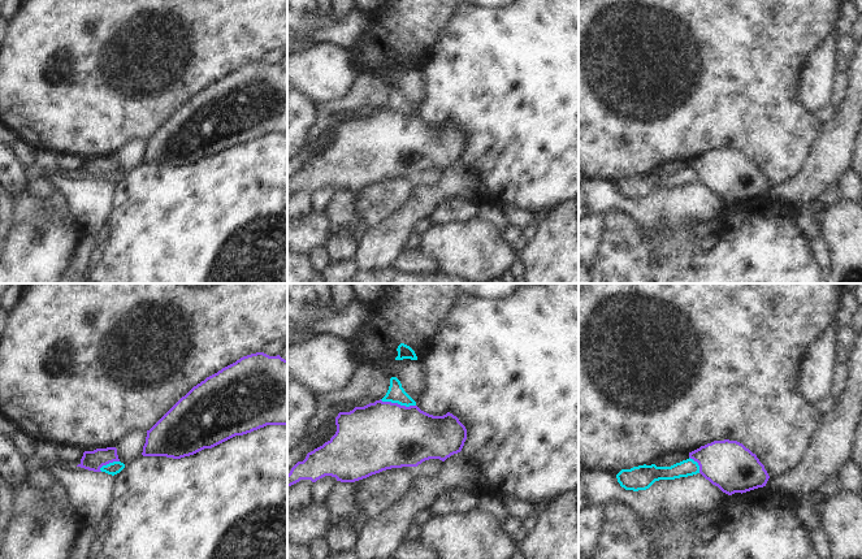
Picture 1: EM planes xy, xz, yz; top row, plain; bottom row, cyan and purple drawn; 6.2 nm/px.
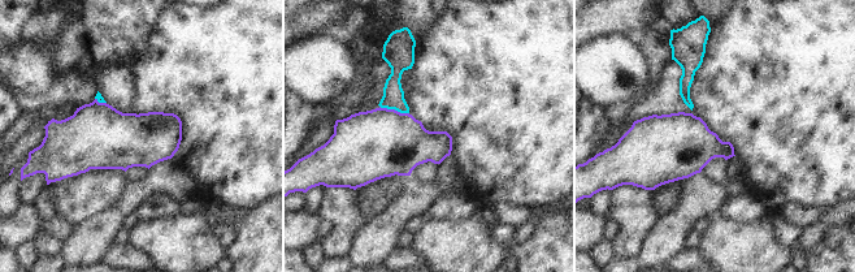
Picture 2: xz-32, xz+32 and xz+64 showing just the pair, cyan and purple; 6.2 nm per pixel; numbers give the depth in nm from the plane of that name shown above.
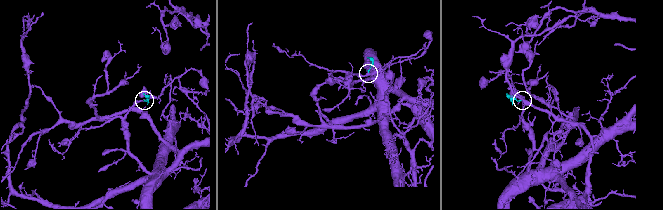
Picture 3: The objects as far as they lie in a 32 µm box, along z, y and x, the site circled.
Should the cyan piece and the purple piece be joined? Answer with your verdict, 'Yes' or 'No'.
No

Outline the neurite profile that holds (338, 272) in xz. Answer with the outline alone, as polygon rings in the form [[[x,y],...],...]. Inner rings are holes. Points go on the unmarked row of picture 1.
[[[333,261],[325,270],[324,276],[328,283],[348,283],[359,270],[356,261]]]

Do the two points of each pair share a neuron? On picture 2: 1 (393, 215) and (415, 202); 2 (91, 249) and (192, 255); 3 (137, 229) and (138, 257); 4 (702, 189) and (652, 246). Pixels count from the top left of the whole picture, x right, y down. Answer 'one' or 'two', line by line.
1: one
2: two
3: two
4: one

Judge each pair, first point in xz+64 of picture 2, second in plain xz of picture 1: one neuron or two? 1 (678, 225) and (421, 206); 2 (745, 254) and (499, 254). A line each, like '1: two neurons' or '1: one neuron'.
1: one neuron
2: one neuron

